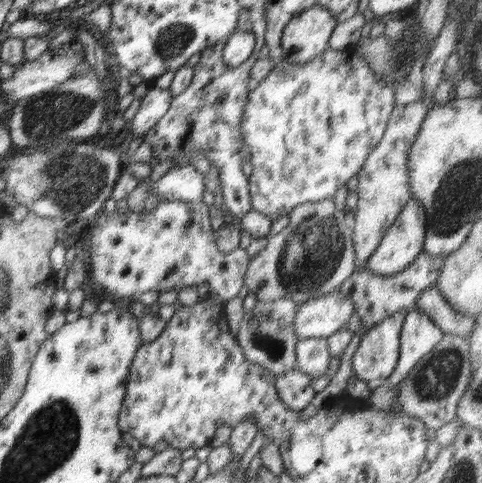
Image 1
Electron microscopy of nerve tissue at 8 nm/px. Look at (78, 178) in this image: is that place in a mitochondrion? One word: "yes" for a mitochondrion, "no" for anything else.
yes

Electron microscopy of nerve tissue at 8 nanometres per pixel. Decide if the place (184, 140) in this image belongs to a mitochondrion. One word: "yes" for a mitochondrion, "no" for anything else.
no

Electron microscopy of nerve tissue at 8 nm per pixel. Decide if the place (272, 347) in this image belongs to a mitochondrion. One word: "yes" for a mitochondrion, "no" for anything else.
yes

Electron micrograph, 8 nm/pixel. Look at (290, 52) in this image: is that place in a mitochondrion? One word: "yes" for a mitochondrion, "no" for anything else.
no

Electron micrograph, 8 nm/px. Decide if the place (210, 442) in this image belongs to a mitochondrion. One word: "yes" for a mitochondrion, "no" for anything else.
no

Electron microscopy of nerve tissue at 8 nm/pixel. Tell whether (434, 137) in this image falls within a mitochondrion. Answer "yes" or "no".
no

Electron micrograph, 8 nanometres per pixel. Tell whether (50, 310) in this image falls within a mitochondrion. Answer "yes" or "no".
no

